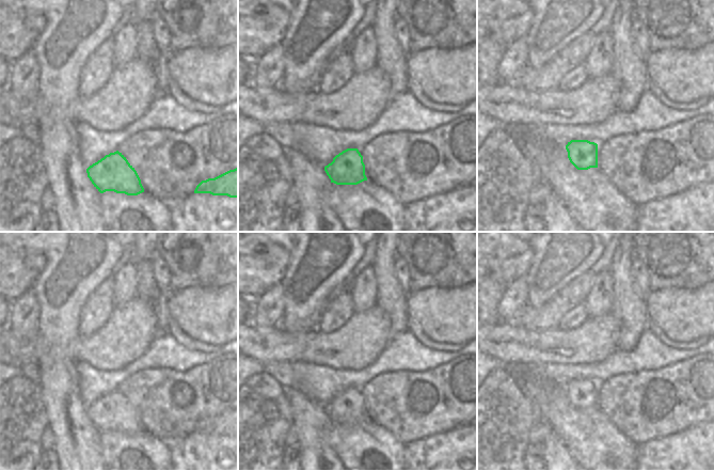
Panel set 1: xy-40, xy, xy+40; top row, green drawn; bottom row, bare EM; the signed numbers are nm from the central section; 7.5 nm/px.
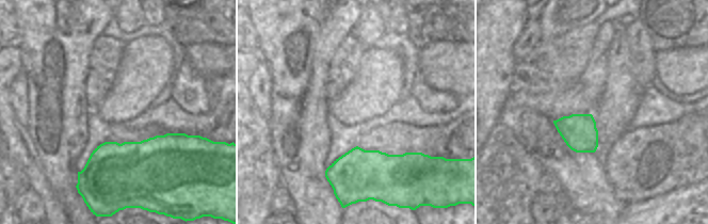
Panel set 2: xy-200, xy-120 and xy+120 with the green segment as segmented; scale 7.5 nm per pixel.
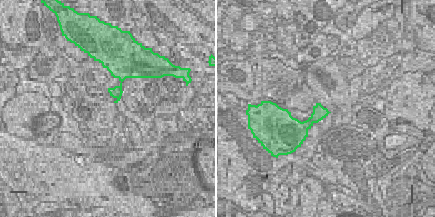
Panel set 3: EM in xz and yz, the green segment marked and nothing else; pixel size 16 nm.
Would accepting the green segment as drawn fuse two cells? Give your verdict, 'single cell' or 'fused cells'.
fused cells

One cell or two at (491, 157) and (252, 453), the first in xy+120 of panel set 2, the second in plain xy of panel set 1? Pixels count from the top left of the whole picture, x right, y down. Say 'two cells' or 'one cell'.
one cell

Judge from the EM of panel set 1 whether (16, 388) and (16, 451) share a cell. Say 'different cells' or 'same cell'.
same cell

